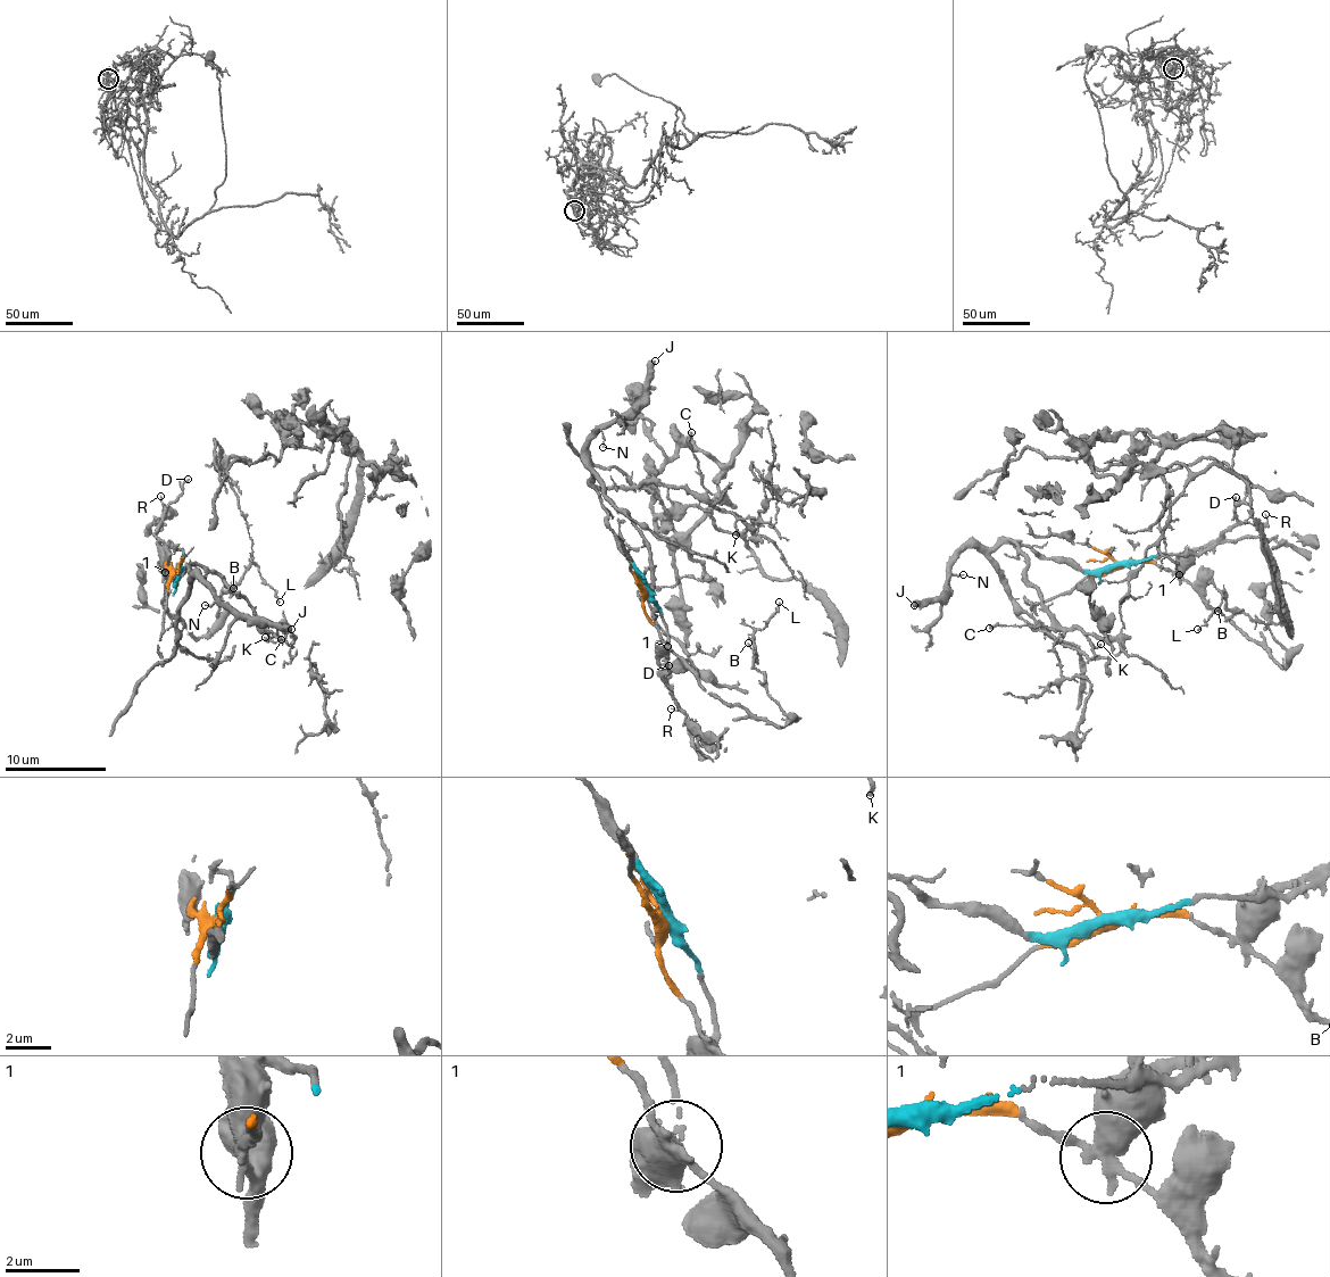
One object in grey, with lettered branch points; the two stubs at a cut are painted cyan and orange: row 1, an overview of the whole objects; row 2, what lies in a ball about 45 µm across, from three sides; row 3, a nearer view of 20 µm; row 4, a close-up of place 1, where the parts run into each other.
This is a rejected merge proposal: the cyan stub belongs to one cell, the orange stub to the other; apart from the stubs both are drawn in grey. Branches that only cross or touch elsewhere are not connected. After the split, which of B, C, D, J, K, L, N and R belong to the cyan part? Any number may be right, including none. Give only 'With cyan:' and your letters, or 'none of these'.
With cyan: C, D, J, K, N, R

